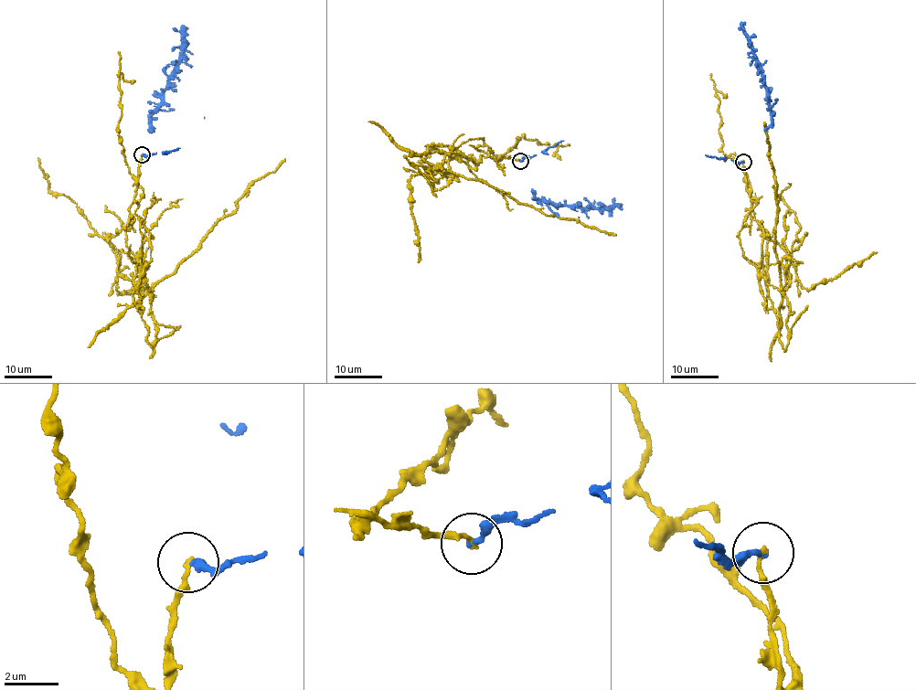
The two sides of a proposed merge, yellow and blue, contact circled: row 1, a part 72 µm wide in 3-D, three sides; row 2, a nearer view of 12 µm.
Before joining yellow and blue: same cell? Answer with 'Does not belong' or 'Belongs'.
Does not belong

